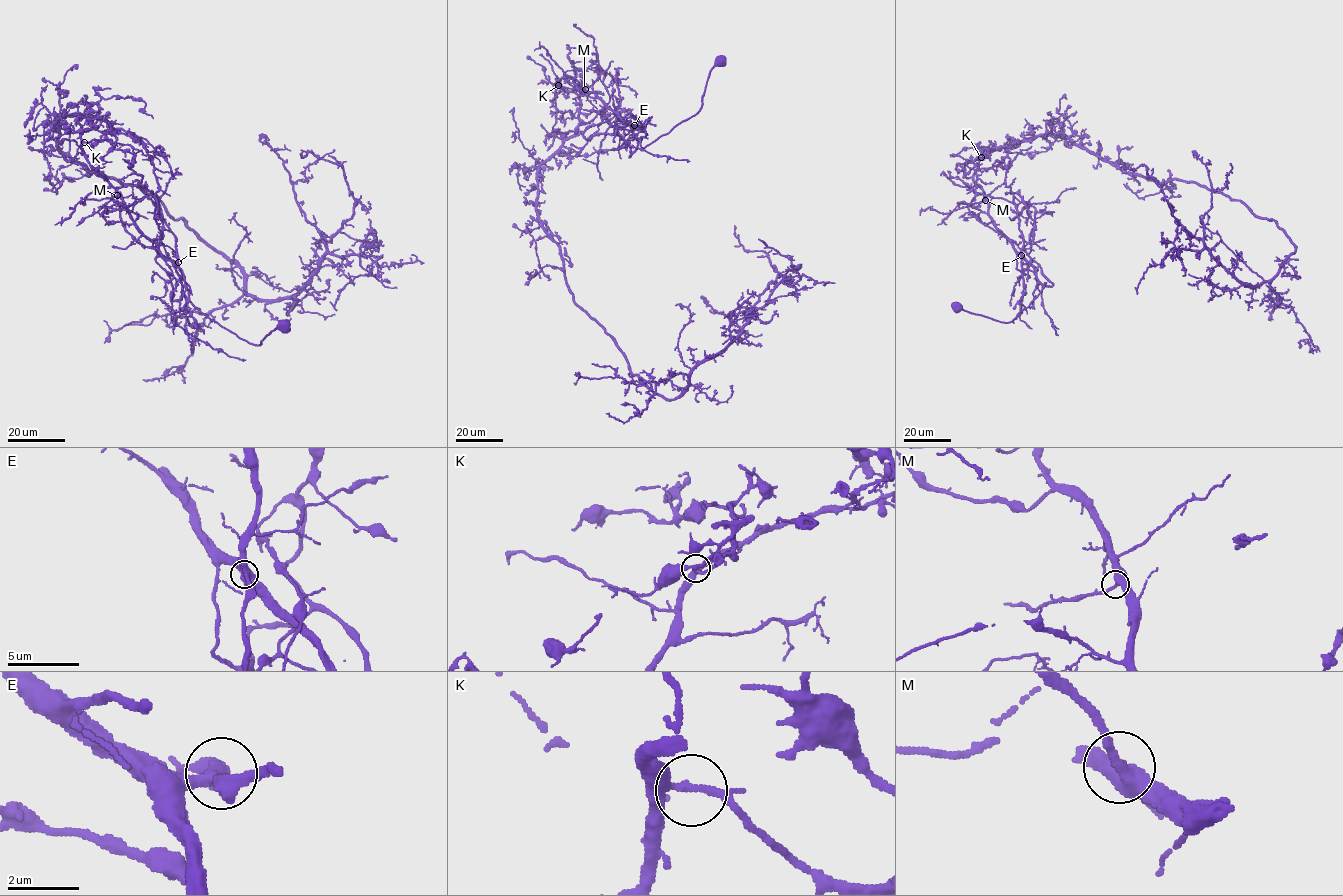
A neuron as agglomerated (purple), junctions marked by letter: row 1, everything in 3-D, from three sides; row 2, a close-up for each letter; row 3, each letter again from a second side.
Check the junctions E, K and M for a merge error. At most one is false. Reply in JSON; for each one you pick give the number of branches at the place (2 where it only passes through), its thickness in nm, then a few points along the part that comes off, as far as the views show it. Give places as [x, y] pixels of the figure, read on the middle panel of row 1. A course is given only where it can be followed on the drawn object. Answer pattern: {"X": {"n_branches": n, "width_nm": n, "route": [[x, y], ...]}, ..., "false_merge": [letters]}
{"K": {"n_branches": 3, "width_nm": 180, "route": [[558, 85], [555, 83], [569, 77], [593, 92], [629, 125], [645, 147], [700, 110], [709, 72], [724, 56]]}, "false_merge": ["K"]}

